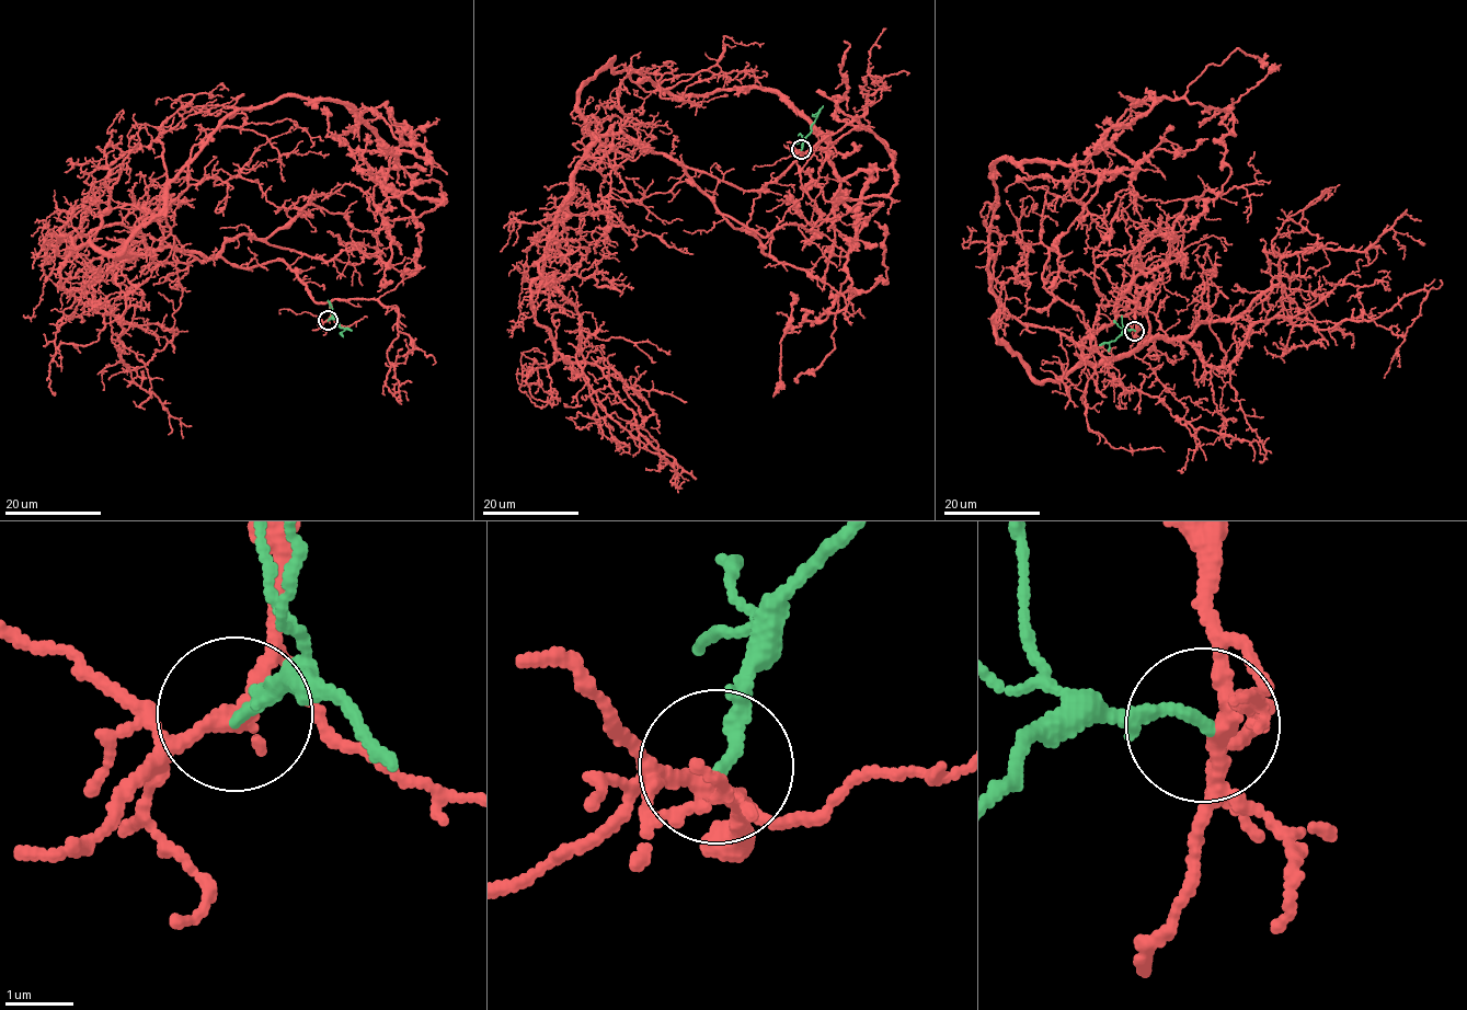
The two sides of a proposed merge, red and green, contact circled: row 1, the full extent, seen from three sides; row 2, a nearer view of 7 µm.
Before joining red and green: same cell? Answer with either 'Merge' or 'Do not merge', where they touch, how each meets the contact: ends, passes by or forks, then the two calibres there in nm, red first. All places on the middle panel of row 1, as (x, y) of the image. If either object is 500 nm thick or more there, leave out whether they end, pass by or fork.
Merge. Place: (801, 149). At the ring red forks. At the ring green ends. Thickness 200 nm (red) against 170 nm

